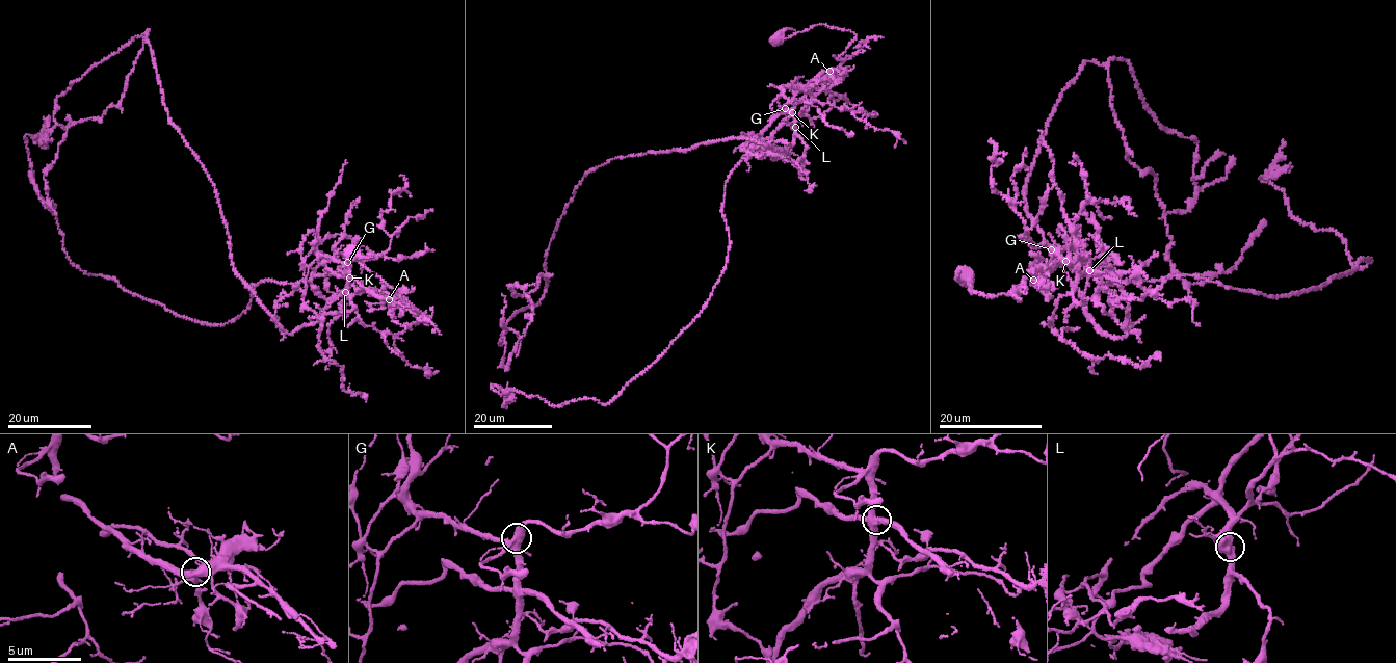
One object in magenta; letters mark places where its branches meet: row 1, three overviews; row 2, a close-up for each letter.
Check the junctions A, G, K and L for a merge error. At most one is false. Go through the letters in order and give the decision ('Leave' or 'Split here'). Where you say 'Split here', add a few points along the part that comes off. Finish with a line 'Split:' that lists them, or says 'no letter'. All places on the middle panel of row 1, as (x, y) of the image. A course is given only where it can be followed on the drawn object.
A: Leave
G: Leave
K: Split here. Course of the part to remove: (792, 112), (732, 171), (727, 266), (651, 365), (606, 404), (555, 406), (492, 385), (505, 408)
L: Leave
Split: K

